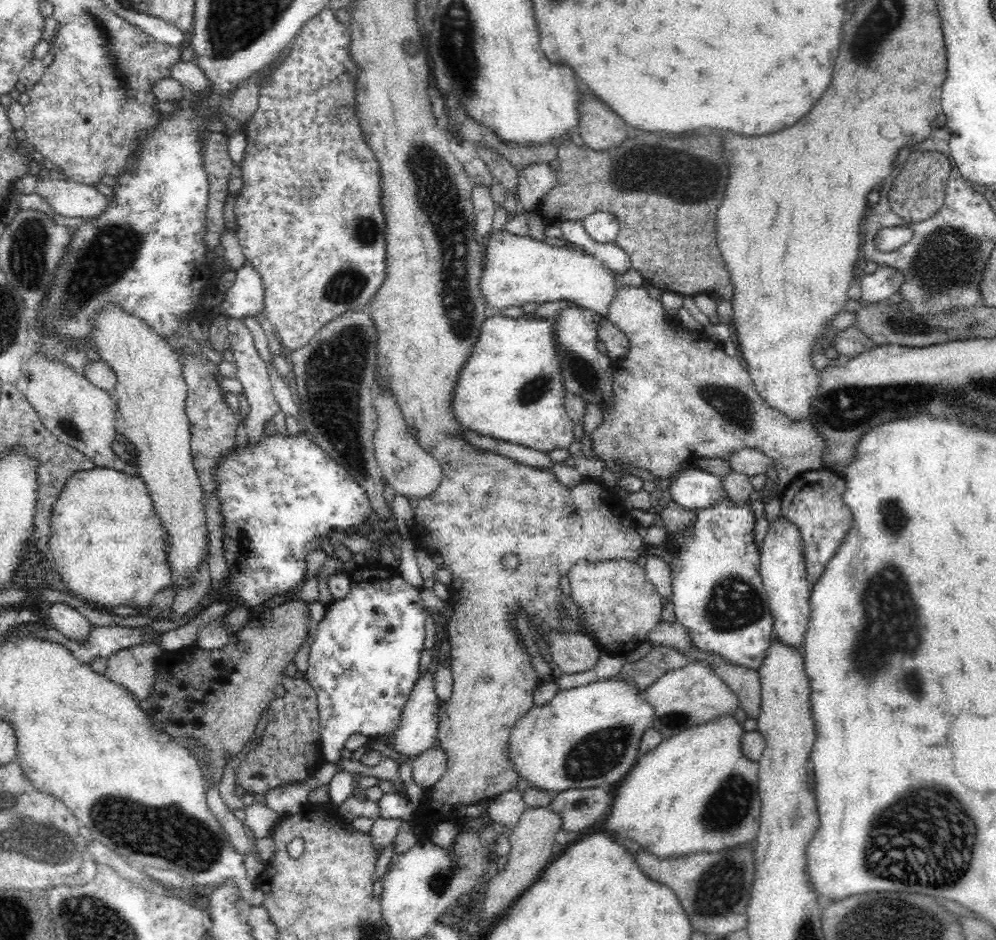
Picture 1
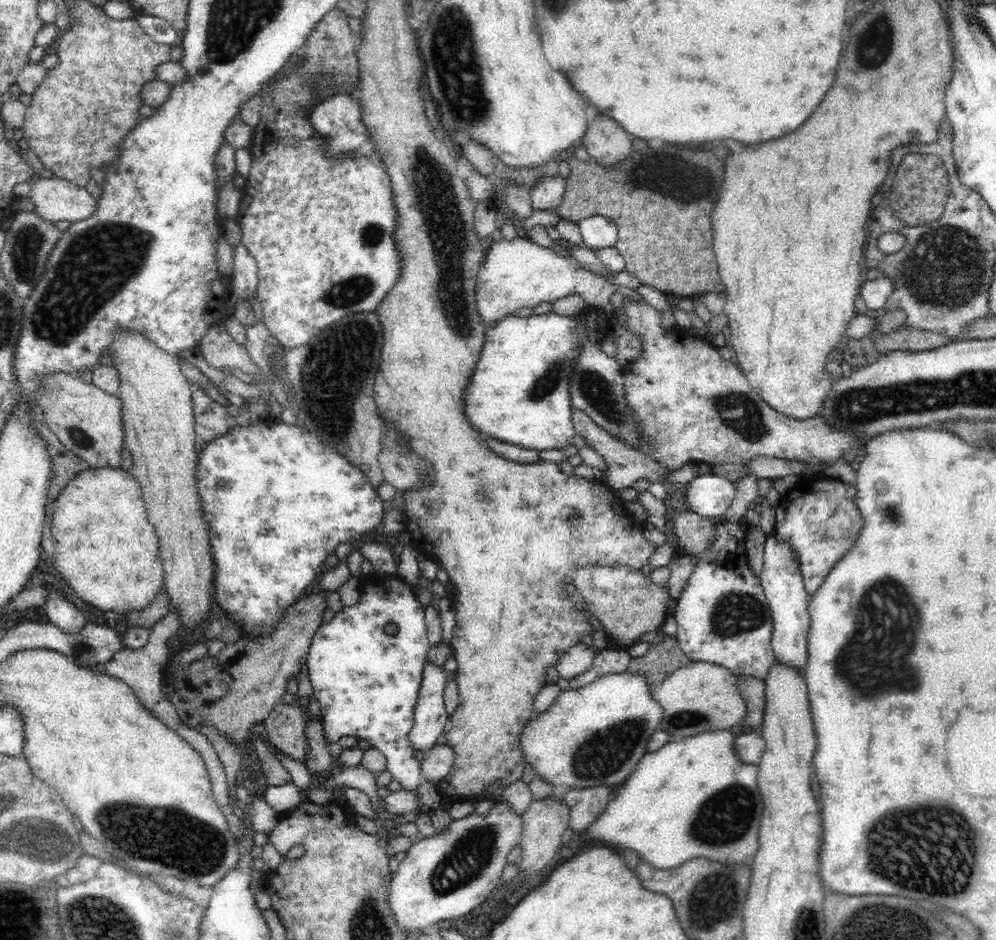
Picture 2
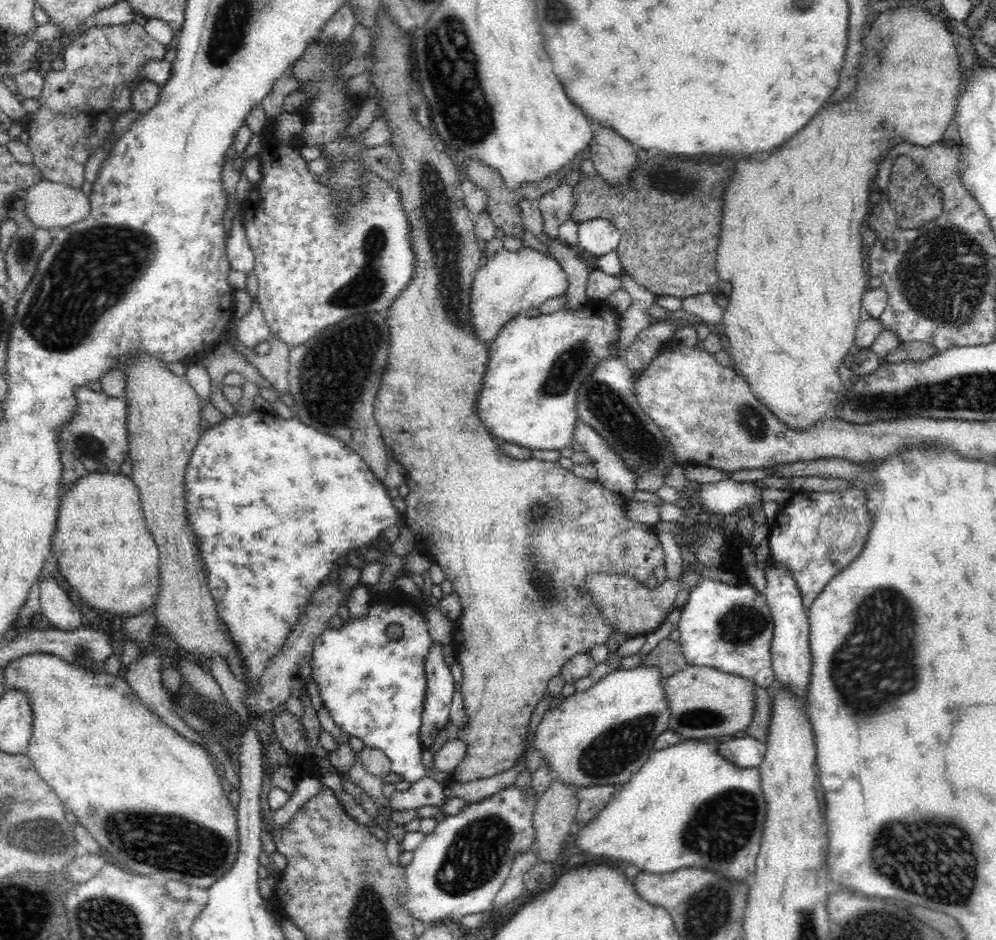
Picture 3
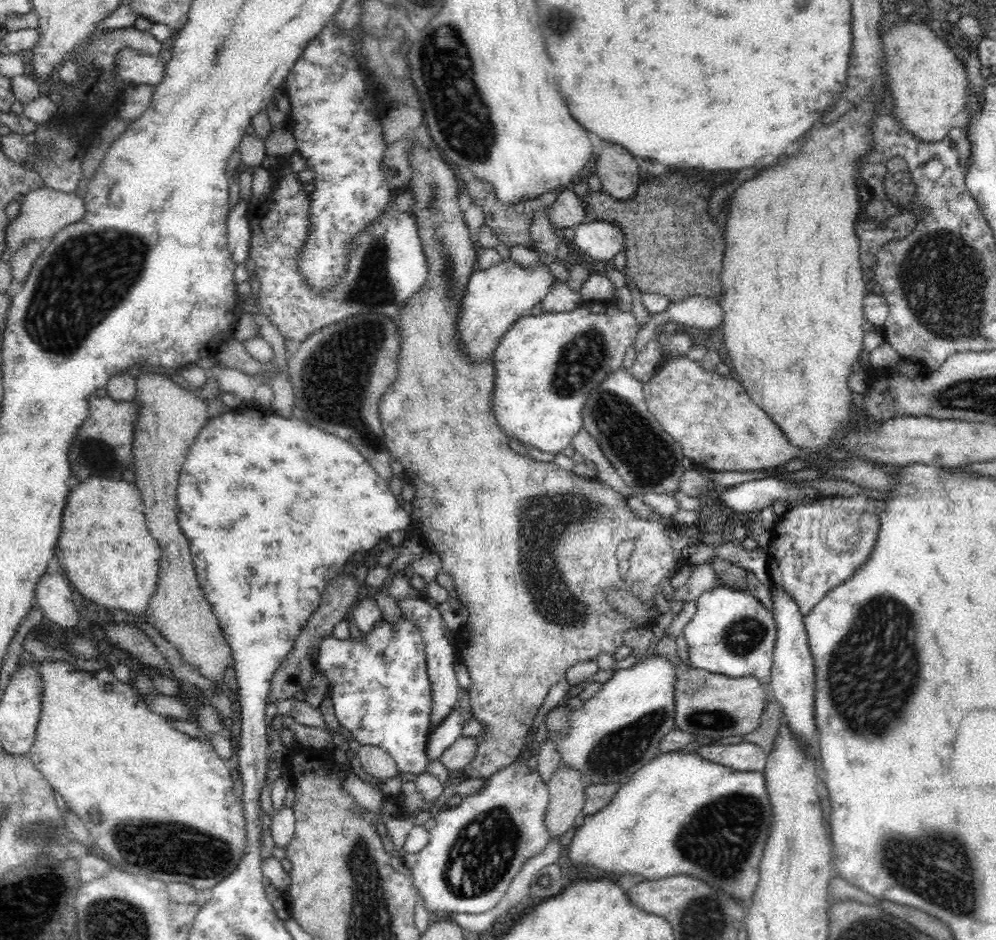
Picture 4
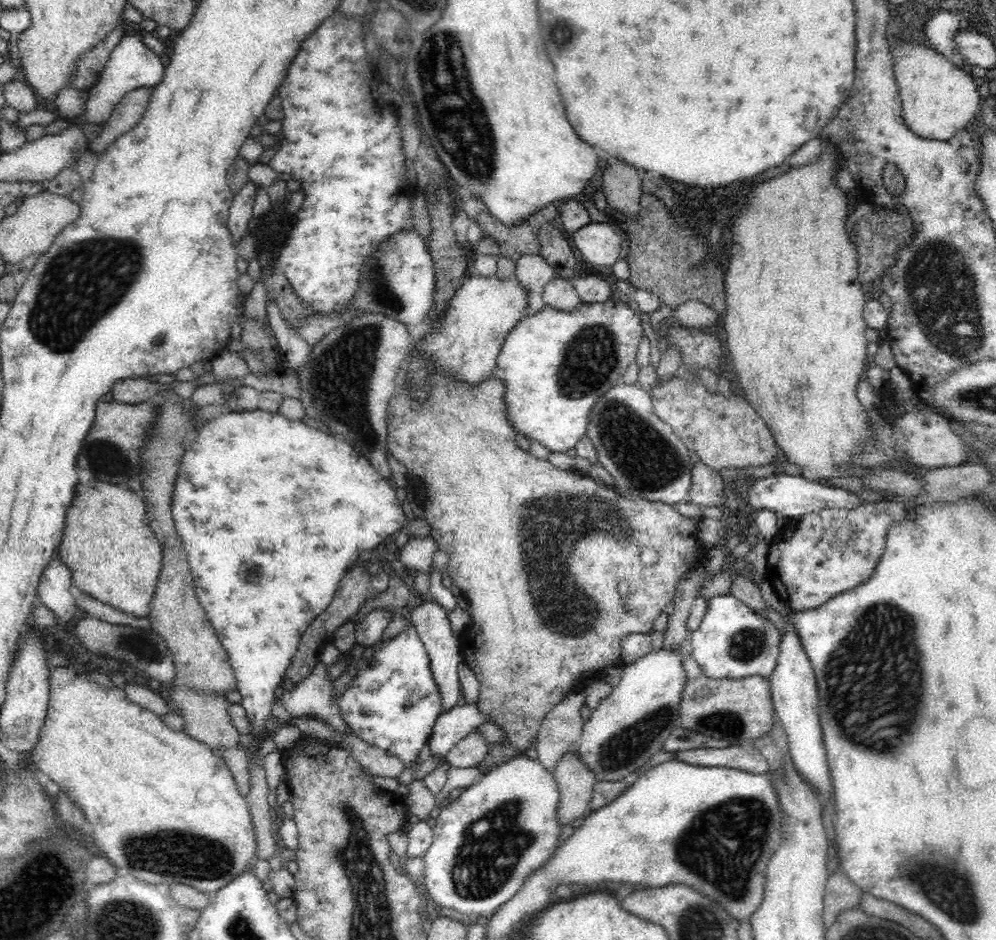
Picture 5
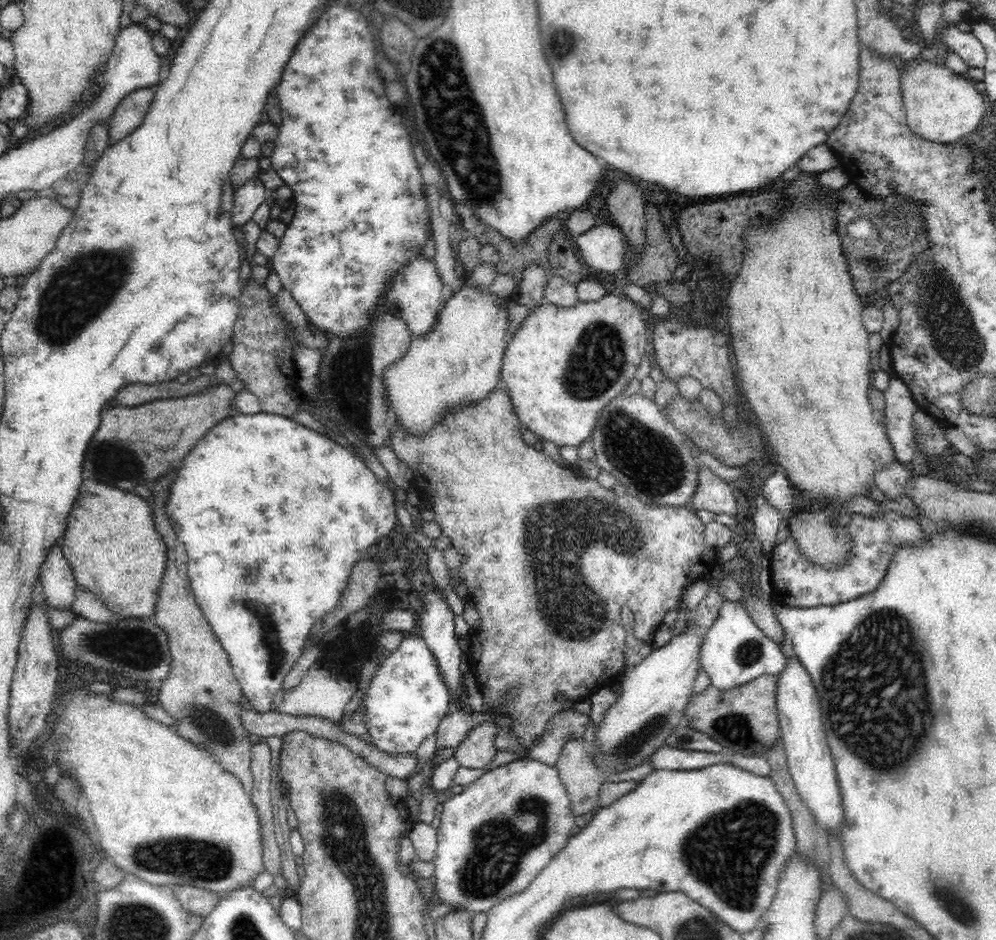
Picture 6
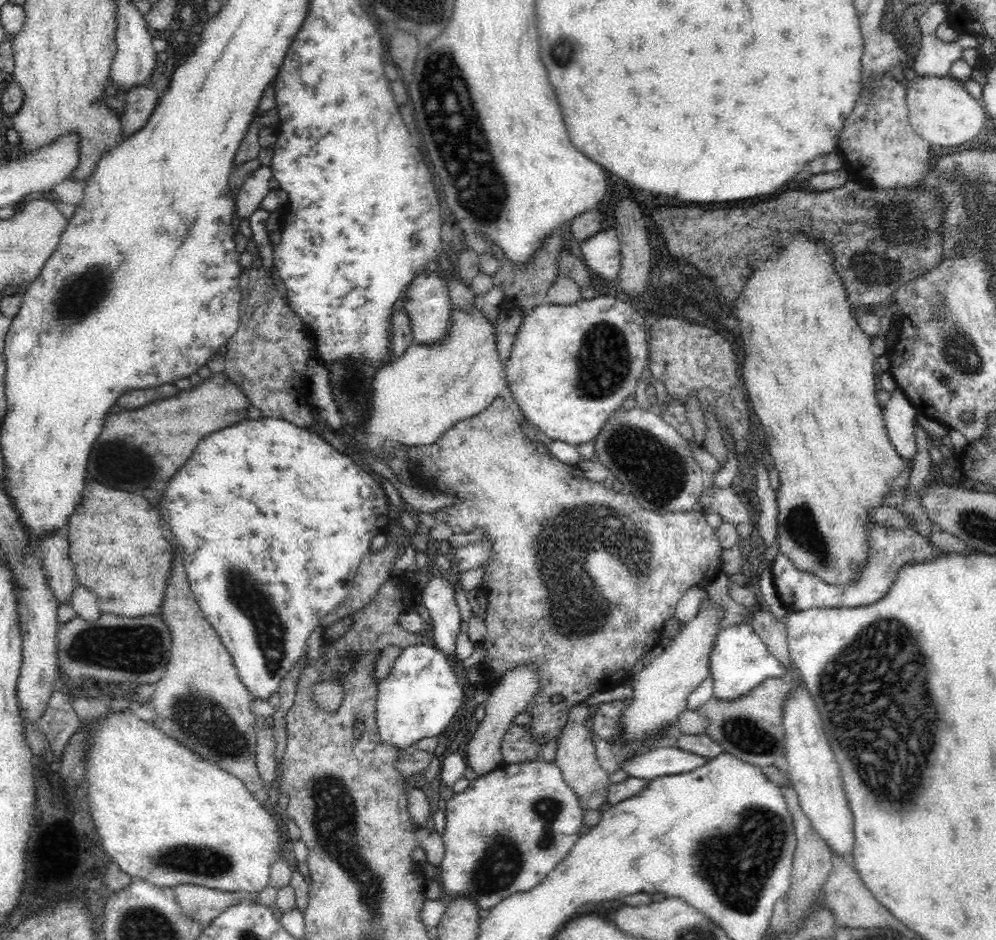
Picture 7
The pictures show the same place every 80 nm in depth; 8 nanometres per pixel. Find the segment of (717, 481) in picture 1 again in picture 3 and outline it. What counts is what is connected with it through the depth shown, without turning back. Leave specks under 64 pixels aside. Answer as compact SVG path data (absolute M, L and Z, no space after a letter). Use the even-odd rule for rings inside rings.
M724 480L714 483L702 483L699 498L712 514L729 514L745 507L762 502L766 488L755 482L737 482Z

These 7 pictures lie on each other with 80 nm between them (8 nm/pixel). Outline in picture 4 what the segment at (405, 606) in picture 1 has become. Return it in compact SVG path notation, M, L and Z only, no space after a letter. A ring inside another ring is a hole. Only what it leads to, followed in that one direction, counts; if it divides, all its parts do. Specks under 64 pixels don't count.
M404 618L390 625L382 621L362 640L352 637L340 641L335 637L324 637L318 649L315 670L328 678L329 690L335 714L344 728L350 730L355 743L383 748L398 764L398 771L420 775L427 771L427 740L433 714L433 690L427 673L424 641L417 626Z

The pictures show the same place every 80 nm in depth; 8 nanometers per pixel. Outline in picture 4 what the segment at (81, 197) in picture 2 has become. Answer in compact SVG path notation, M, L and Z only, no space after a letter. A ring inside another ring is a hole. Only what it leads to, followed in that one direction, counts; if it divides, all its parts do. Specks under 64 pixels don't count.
M46 186L24 195L23 202L19 205L18 216L9 219L4 228L4 246L14 254L26 243L38 241L46 246L54 235L62 228L78 222L84 214L84 202L75 193L64 193Z

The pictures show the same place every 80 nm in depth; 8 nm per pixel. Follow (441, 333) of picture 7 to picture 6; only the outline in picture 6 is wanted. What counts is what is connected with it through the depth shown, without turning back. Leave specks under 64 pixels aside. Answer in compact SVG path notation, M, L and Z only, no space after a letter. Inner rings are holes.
M418 255L403 270L400 278L392 282L390 292L382 300L383 313L394 315L403 319L411 330L412 337L420 338L428 334L438 324L438 318L444 310L447 301L447 293L439 272L436 270L436 263Z

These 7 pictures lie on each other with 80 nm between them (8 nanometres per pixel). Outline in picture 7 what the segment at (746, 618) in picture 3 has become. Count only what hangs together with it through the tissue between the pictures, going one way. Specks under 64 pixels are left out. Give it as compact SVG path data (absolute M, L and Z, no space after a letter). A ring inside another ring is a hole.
M750 621L739 627L720 629L709 659L710 674L715 682L713 696L718 701L735 701L754 690L767 678L780 678L786 674L786 667L770 654L752 629Z

